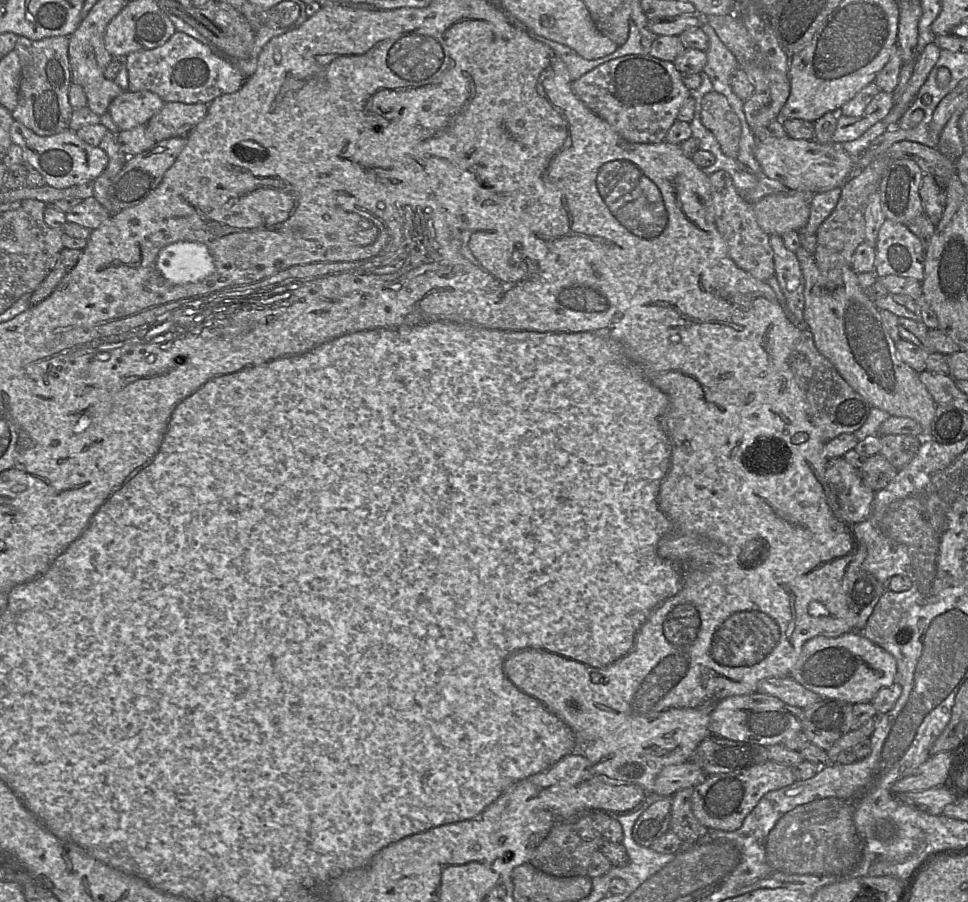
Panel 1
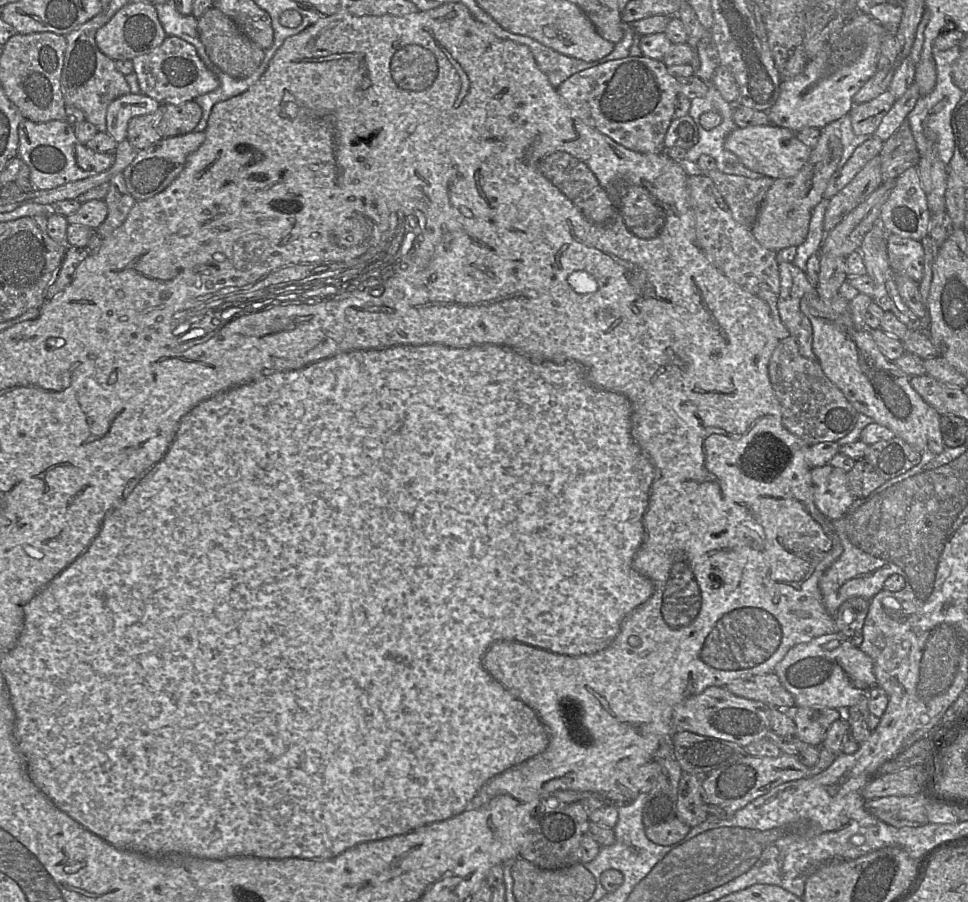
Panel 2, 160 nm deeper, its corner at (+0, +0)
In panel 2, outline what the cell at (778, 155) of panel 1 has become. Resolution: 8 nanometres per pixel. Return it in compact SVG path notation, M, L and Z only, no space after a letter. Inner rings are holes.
M776 125L736 127L725 139L724 147L746 168L772 179L795 176L808 161L812 148L803 144L794 132Z

